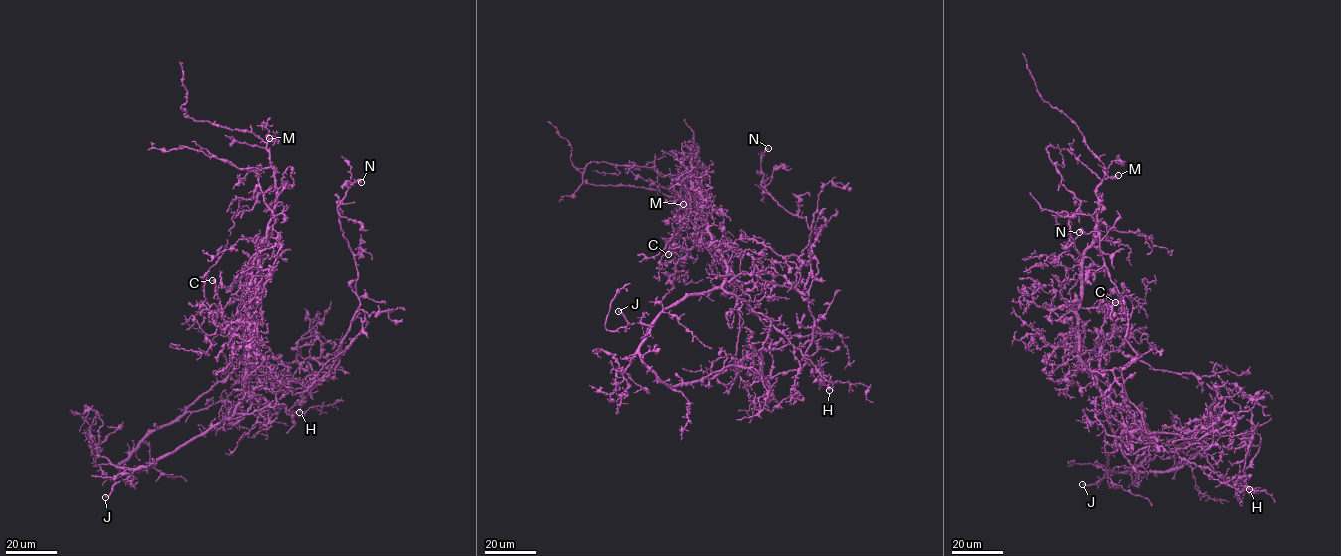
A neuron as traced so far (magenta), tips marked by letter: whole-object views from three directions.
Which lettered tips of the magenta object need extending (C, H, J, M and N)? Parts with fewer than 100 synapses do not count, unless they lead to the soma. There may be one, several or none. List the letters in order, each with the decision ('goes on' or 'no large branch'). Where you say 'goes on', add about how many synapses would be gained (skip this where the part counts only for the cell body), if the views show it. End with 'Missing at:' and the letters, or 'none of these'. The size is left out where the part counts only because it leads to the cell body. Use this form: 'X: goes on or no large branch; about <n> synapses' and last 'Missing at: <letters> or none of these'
C: no large branch
H: no large branch
J: goes on
M: no large branch
N: no large branch
Missing at: J

